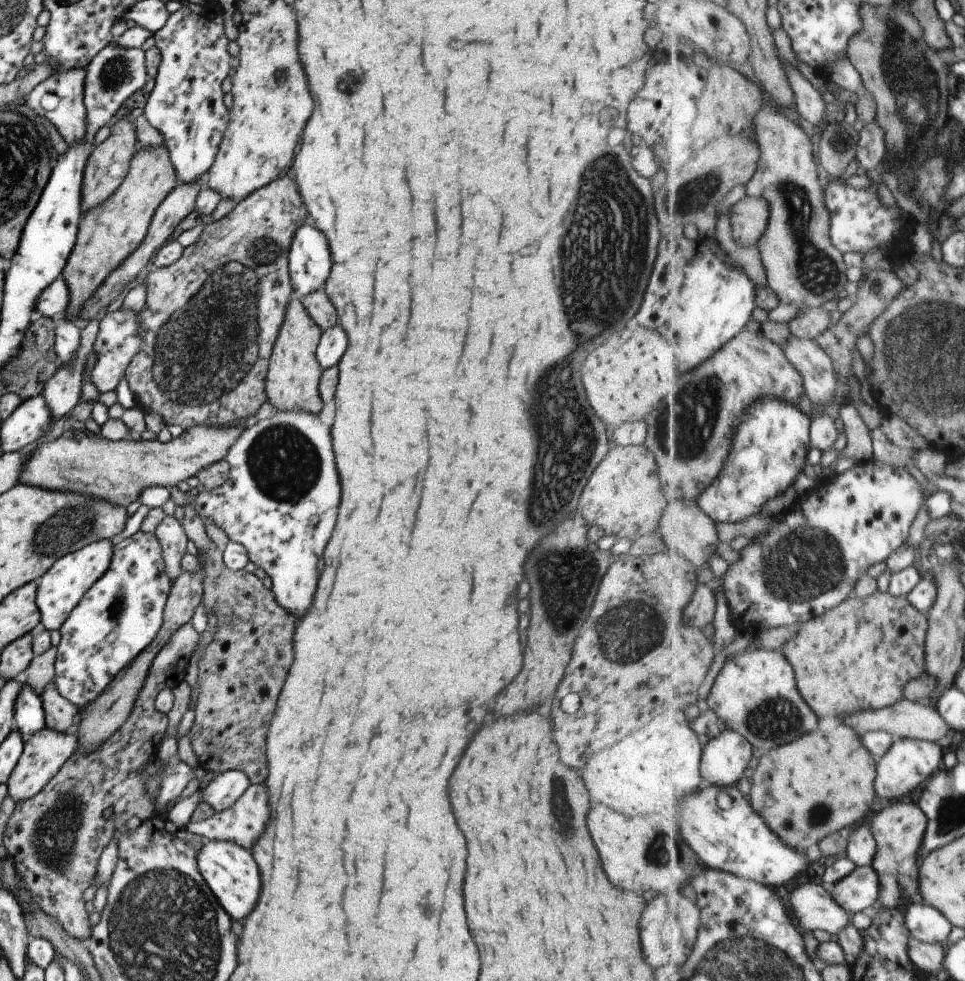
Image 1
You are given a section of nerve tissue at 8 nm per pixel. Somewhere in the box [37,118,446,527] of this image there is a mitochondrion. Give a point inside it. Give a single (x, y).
(203, 352)

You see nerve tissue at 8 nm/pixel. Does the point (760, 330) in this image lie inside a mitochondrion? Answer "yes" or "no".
no

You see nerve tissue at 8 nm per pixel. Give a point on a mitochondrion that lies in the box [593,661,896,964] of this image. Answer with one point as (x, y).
(776, 719)

